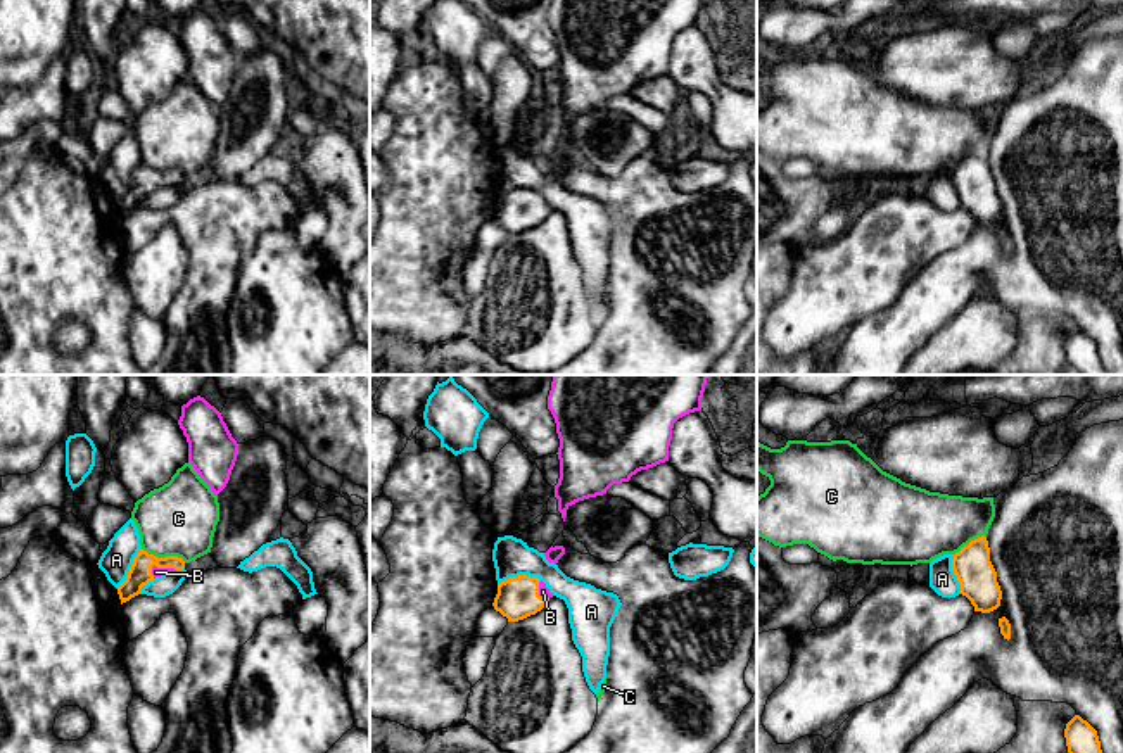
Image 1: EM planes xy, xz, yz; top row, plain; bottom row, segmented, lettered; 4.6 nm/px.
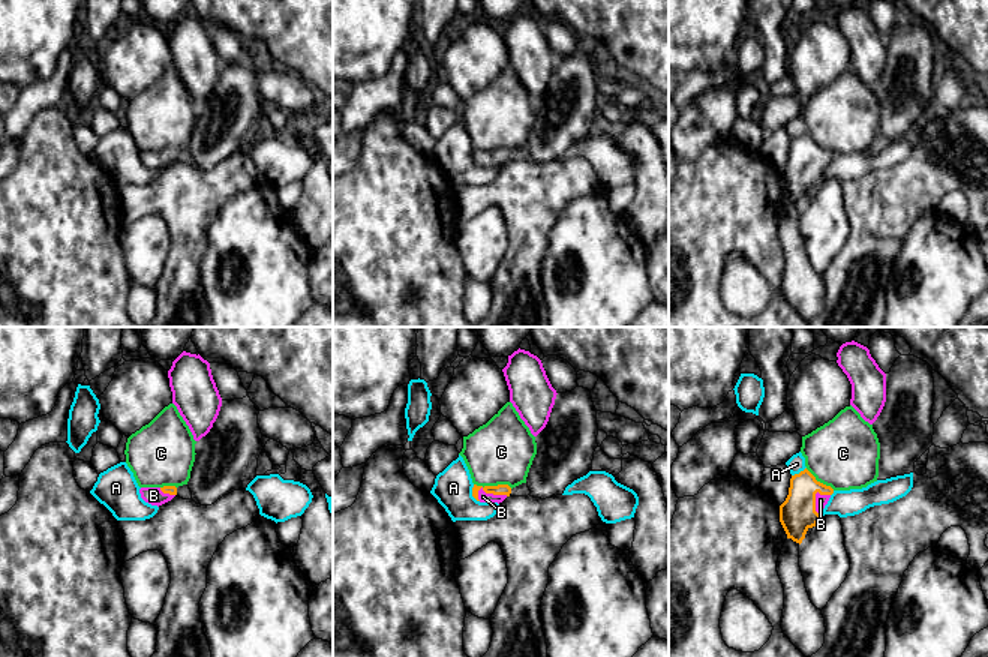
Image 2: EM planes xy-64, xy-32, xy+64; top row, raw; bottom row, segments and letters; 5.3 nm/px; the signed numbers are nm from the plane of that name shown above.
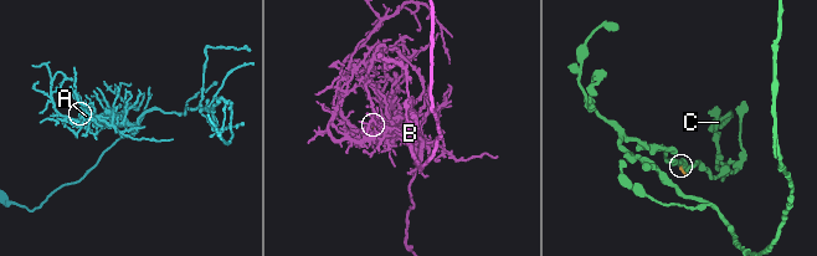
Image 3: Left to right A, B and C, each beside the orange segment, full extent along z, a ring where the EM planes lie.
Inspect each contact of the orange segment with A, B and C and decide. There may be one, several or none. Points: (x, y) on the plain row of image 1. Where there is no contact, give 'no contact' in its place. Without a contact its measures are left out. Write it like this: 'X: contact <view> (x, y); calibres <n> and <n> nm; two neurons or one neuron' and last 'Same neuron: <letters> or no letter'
A: contact xz (519, 189); calibres 200 and 180 nm; two neurons
B: contact xy (163, 180); calibres 110 and 50 nm; one neuron
C: contact xy (166, 170); calibres 110 and 340 nm; two neurons
Same neuron: B

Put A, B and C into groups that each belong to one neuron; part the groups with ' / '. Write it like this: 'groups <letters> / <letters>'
groups A / B / C

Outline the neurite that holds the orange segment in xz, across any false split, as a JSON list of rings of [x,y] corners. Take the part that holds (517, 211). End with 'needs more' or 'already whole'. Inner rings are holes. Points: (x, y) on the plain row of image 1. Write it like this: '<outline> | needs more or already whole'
[[[518,188],[498,197],[494,223],[508,235],[518,235],[541,225],[553,207],[539,190]]] | needs more

